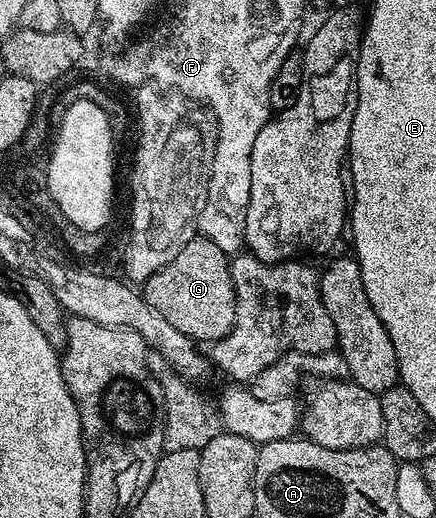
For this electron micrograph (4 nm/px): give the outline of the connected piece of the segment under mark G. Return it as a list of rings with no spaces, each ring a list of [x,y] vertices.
[[[196,235],[156,275],[144,282],[146,302],[176,331],[184,331],[192,340],[199,343],[221,343],[232,331],[236,319],[236,295],[230,278],[231,258],[220,247],[216,247],[206,237]]]

